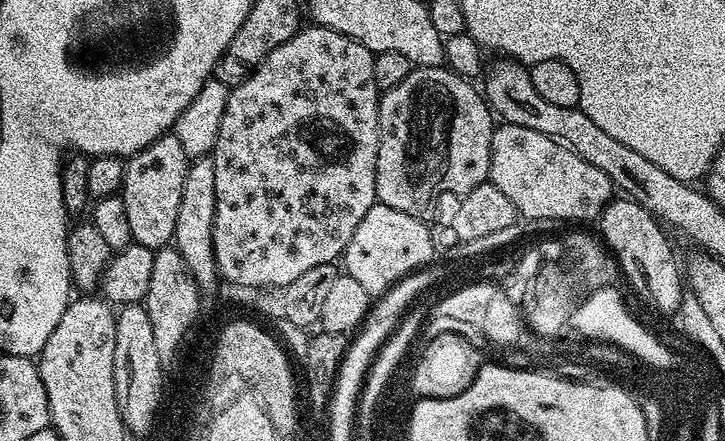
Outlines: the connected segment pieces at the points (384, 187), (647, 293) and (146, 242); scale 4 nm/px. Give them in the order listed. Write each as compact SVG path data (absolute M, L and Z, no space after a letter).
M419 66L413 67L410 74L406 74L406 78L402 78L402 82L398 82L398 86L387 89L380 97L380 141L378 142L378 162L376 163L376 199L379 203L390 206L394 210L402 210L402 214L410 214L414 218L418 218L422 221L429 219L428 215L432 212L432 192L456 192L455 194L463 194L469 192L474 186L485 183L489 179L488 167L490 166L490 158L492 157L492 133L494 131L494 113L485 97L478 91L477 85L471 80L466 80L464 77L458 75L447 66L441 66L439 68L422 68Z
M613 198L598 217L600 232L607 251L620 263L626 279L632 288L648 304L653 304L660 312L675 313L683 302L686 293L686 281L681 265L676 265L676 256L672 253L669 233L639 200L635 198Z
M175 134L159 136L141 152L127 157L124 165L124 186L122 195L126 202L126 219L130 221L133 241L153 250L159 250L173 243L178 222L178 205L182 202L182 185L190 158L182 150Z

